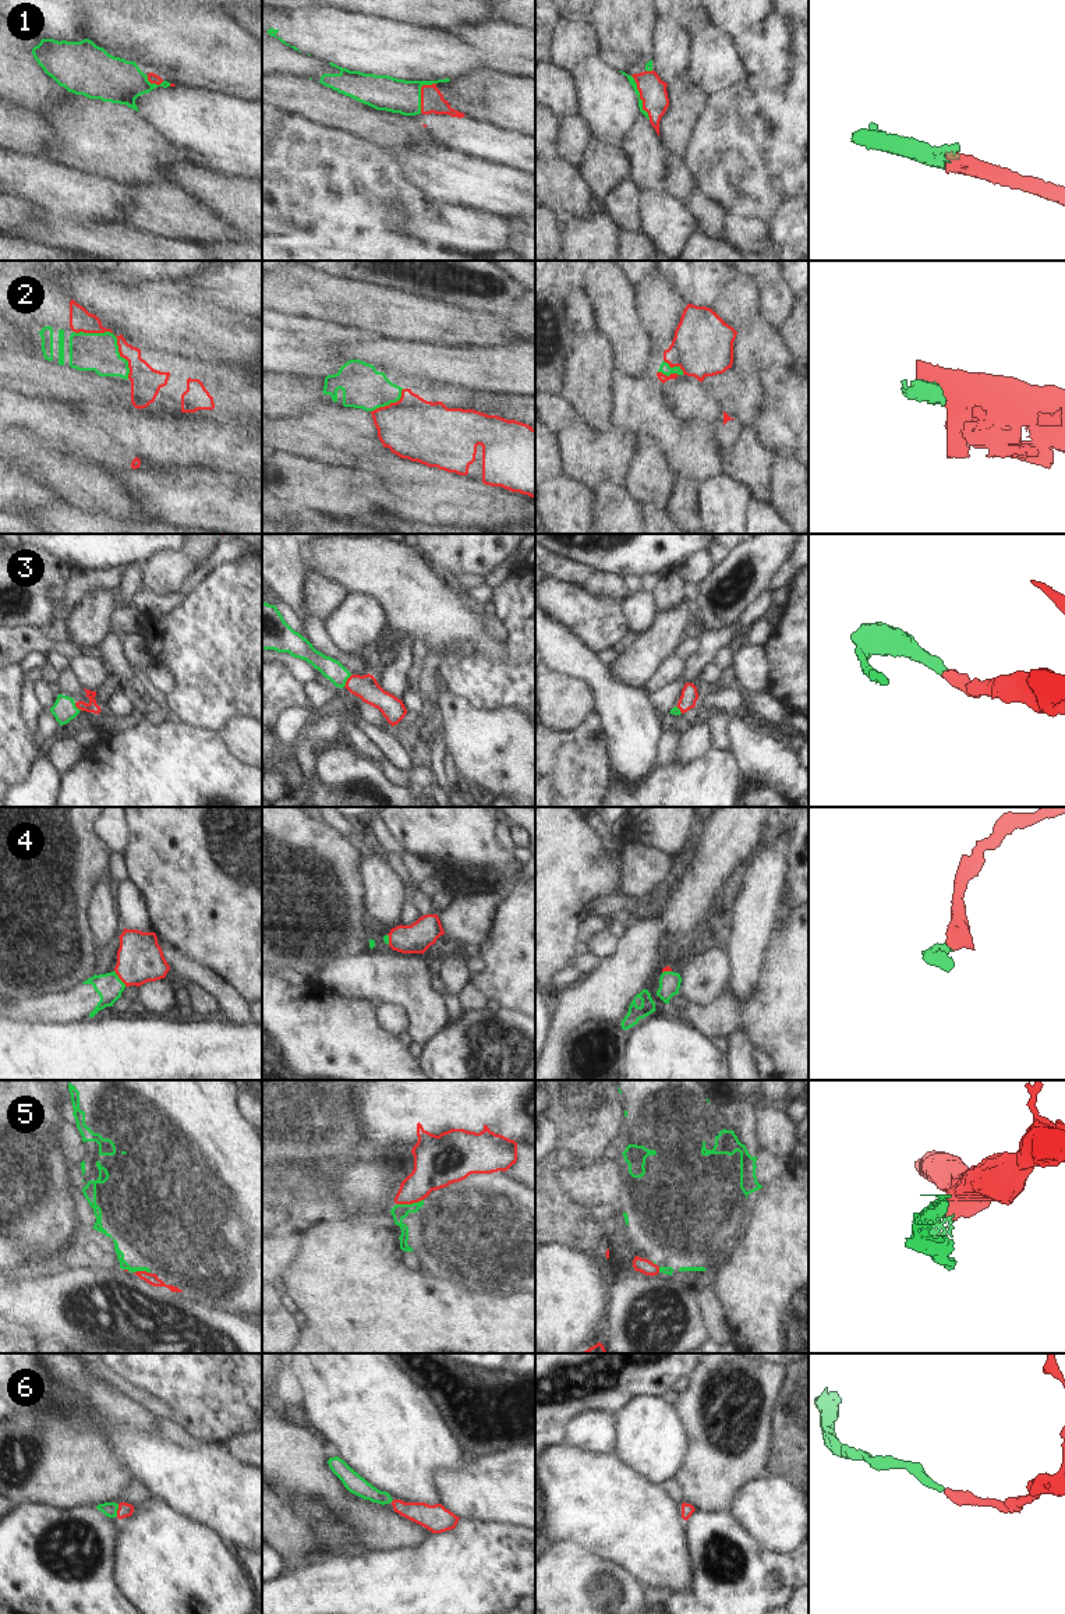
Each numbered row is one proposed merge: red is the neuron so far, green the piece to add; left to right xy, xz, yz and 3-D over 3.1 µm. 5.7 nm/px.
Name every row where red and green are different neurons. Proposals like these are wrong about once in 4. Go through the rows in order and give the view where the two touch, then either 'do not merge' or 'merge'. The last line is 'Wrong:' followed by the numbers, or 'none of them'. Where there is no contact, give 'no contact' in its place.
1: contact in yz; merge
2: contact in xy; do not merge
3: contact in xz; merge
4: contact in xy; merge
5: contact in xz; do not merge
6: contact in xy; merge
Wrong: 2, 5

